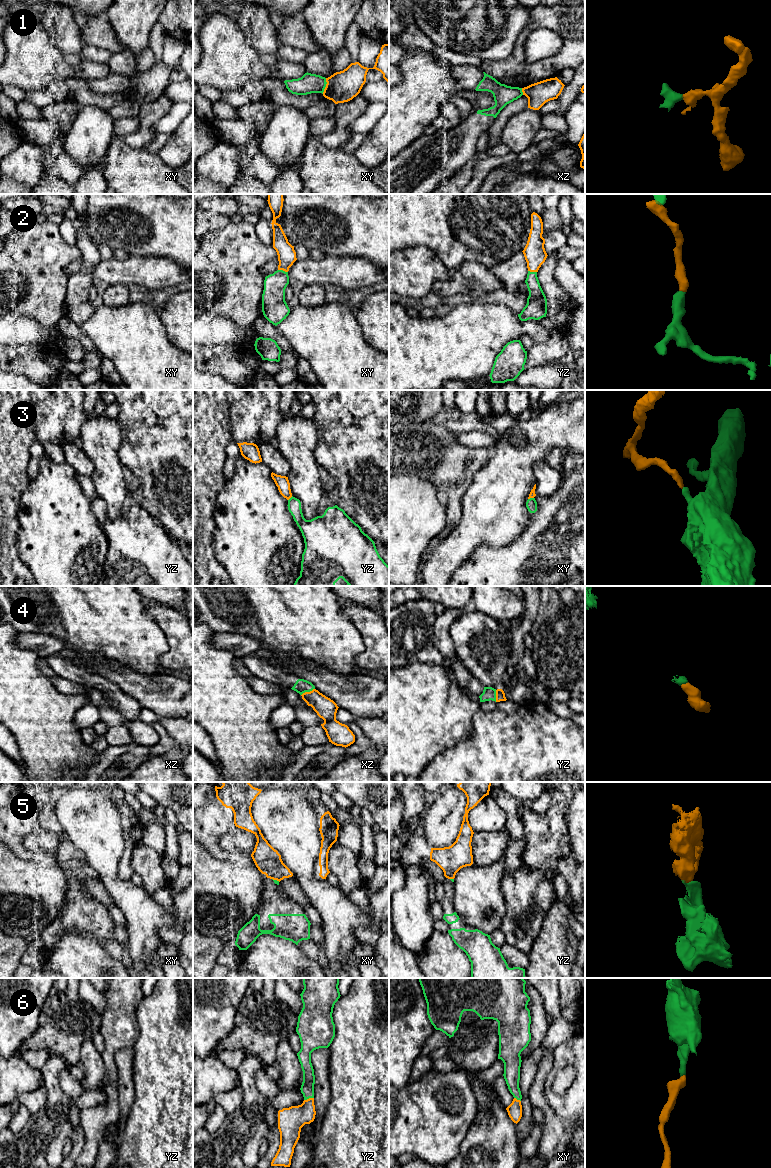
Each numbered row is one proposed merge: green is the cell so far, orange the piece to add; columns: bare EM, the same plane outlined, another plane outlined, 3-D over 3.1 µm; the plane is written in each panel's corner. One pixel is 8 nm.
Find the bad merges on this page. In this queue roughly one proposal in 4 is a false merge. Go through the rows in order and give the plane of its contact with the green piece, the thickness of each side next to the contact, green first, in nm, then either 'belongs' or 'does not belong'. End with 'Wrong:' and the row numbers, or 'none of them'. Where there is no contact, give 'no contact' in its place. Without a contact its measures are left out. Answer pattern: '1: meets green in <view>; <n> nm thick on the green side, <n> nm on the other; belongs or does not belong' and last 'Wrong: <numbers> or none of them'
1: meets green in xy; 160 nm thick on the green side, 240 nm on the other; does not belong
2: meets green in xy; 190 nm thick on the green side, 140 nm on the other; belongs
3: meets green in xy; 90 nm thick on the green side, 50 nm on the other; does not belong
4: meets green in xz; 120 nm thick on the green side, 160 nm on the other; belongs
5: meets green in xy; 30 nm thick on the green side, 200 nm on the other; belongs
6: meets green in yz; 110 nm thick on the green side, 200 nm on the other; belongs
Wrong: 1, 3

